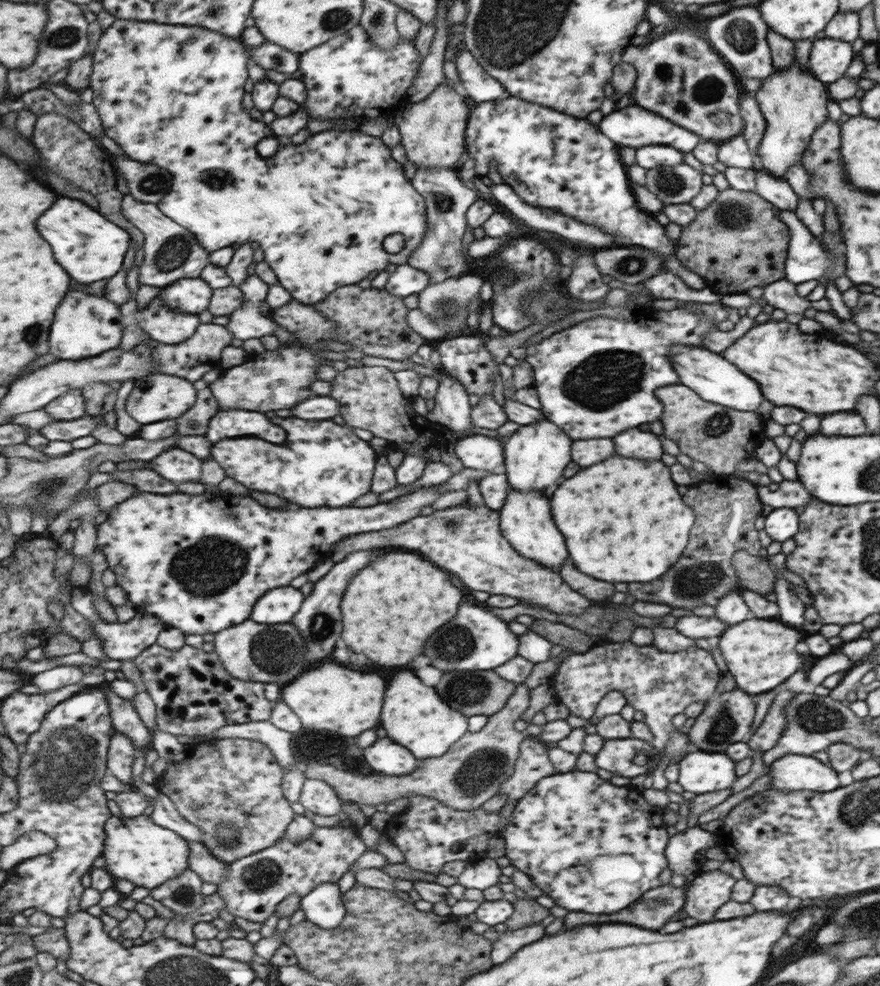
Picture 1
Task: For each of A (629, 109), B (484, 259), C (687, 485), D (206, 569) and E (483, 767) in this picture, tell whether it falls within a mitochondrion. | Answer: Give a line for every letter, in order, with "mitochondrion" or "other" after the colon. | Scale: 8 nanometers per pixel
A: other
B: other
C: other
D: mitochondrion
E: mitochondrion

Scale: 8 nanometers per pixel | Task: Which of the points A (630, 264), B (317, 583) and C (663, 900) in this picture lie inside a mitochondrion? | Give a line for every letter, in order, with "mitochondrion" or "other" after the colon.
A: mitochondrion
B: other
C: mitochondrion

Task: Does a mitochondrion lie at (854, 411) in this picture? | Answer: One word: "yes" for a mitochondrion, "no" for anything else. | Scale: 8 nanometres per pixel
no

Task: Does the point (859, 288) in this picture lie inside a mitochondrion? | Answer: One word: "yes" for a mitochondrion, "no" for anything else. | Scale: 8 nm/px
no

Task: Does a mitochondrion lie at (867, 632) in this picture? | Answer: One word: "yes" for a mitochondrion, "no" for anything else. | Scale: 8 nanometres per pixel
no

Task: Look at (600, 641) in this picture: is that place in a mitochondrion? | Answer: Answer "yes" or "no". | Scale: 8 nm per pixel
no

